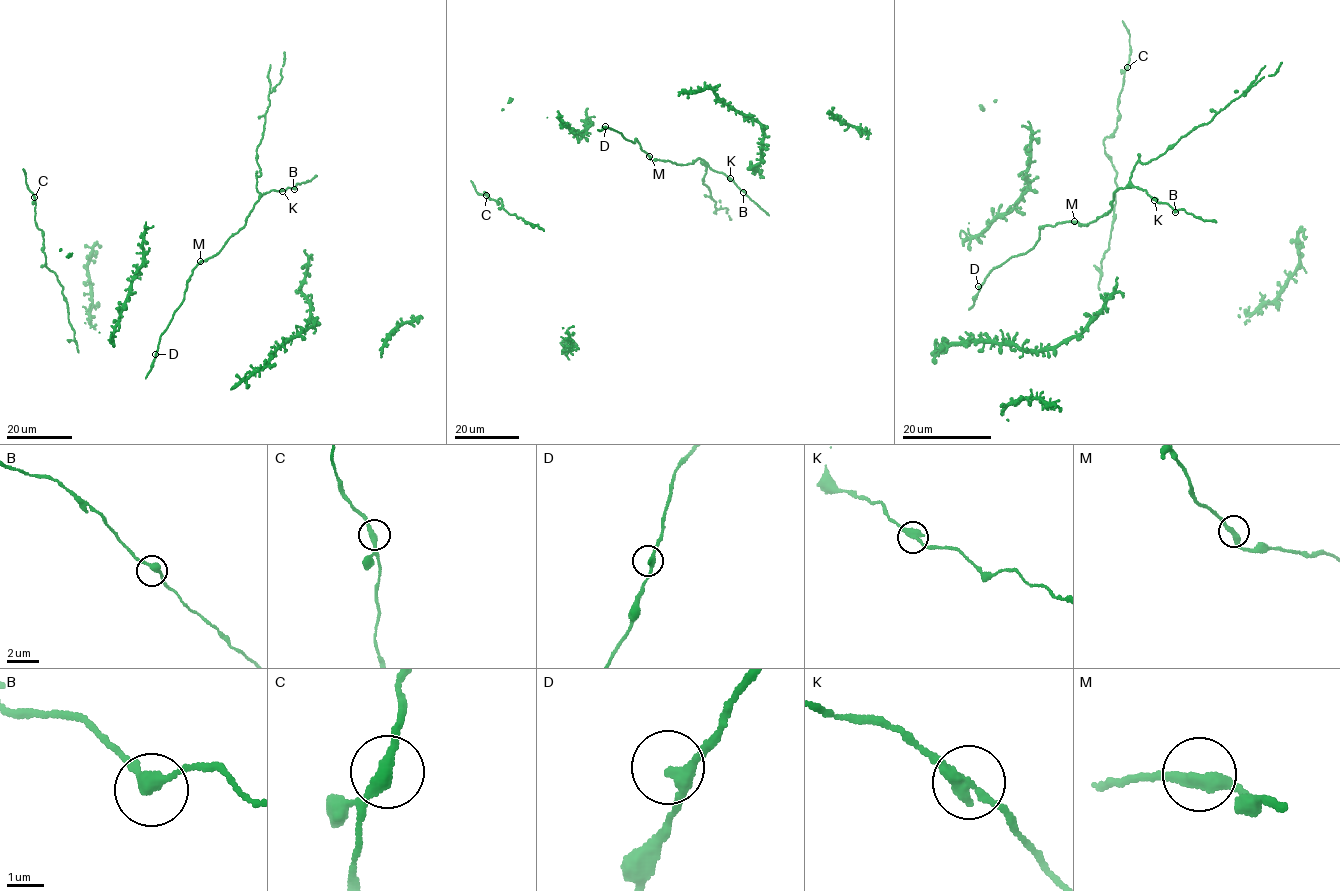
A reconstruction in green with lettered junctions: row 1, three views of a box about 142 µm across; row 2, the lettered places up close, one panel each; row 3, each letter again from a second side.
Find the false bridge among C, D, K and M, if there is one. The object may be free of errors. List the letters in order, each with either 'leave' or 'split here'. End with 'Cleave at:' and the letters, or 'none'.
C: leave
D: leave
K: leave
M: leave
Cleave at: none

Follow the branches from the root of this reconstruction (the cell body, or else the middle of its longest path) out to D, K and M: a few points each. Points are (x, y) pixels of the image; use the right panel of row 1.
D: (1020, 255), (991, 270), (984, 283), (978, 286)
K: (1020, 255), (1035, 245), (1042, 226), (1068, 221), (1087, 226), (1108, 214), (1119, 188), (1141, 188), (1155, 200)
M: (1020, 255), (1036, 243), (1040, 227), (1074, 221)

